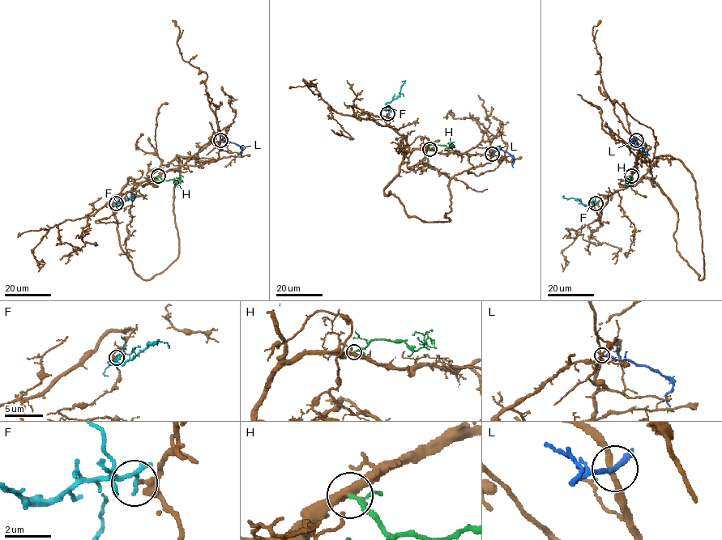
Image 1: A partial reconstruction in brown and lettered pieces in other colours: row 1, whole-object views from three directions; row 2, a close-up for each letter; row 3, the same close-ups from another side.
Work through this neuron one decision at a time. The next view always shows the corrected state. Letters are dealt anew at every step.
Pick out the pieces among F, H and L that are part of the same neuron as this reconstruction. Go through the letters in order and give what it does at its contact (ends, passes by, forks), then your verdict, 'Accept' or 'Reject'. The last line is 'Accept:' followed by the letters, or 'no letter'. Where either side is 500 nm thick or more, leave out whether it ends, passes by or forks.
F: It passes by. Reject
H: It passes by. Accept
L: It ends there. Reject
Accept: H

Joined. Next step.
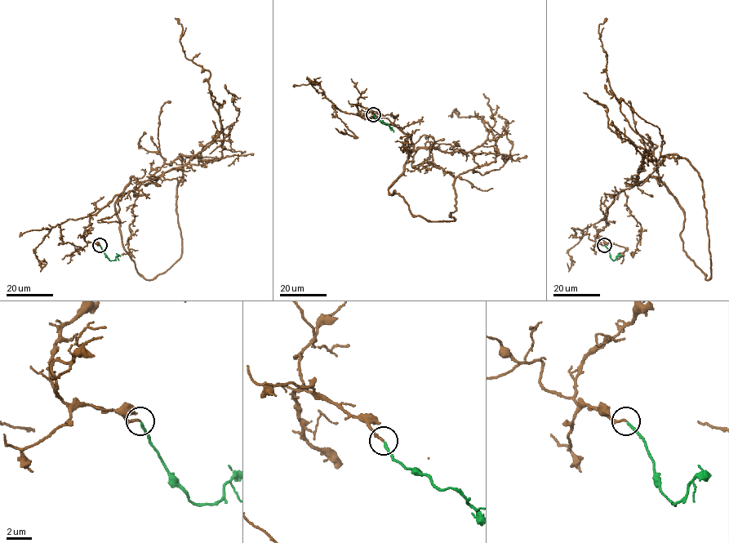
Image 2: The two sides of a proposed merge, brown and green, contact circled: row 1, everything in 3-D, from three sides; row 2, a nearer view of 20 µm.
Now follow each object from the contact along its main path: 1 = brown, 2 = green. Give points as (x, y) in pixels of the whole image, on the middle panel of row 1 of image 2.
1: (373, 114), (357, 105), (414, 149), (499, 135), (495, 160), (455, 177), (427, 160), (430, 136), (411, 161)
2: (373, 114), (377, 120), (387, 124), (393, 132)

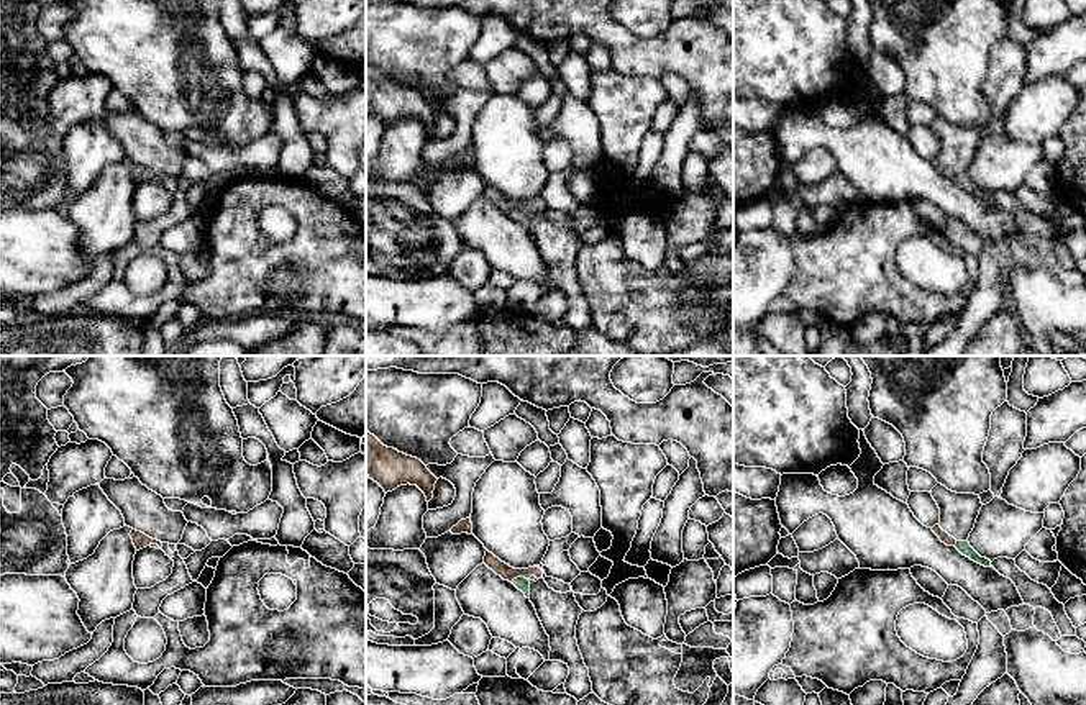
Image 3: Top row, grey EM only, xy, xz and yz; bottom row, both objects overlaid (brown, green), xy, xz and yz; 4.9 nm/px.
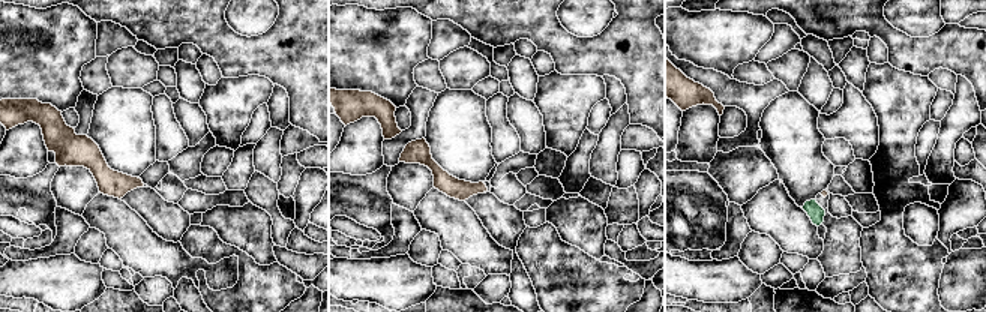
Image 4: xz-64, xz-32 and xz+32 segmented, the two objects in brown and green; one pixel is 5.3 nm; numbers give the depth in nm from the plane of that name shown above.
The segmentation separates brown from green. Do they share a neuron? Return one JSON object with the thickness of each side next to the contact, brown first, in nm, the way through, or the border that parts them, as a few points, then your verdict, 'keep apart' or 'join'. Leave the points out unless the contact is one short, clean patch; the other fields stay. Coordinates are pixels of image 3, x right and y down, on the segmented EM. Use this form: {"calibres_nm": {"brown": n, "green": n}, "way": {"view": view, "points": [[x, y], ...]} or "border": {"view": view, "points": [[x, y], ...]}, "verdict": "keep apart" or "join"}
{"calibres_nm": {"brown": 70, "green": 70}, "way": {"view": "xz", "points": [[502, 569], [519, 576], [522, 584]]}, "verdict": "join"}

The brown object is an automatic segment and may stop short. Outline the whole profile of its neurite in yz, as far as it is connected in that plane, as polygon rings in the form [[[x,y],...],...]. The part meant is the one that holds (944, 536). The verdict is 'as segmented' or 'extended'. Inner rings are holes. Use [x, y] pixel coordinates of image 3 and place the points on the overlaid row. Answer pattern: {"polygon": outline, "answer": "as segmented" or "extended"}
{"polygon": [[[935,525],[932,531],[940,538],[942,543],[947,546],[955,546],[963,556],[970,557],[971,561],[984,566],[984,567],[992,567],[991,561],[986,557],[981,557],[968,541],[956,541],[953,536],[950,536],[947,531],[940,528],[940,525]]], "answer": "extended"}

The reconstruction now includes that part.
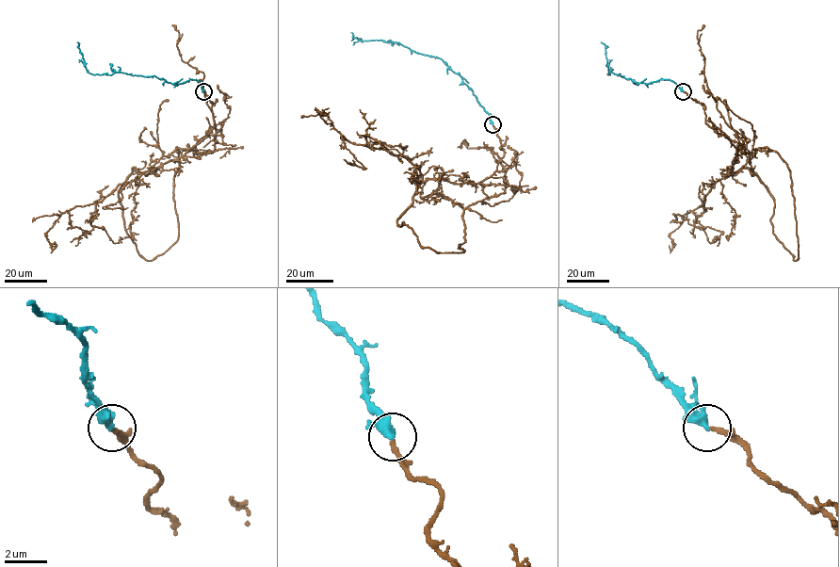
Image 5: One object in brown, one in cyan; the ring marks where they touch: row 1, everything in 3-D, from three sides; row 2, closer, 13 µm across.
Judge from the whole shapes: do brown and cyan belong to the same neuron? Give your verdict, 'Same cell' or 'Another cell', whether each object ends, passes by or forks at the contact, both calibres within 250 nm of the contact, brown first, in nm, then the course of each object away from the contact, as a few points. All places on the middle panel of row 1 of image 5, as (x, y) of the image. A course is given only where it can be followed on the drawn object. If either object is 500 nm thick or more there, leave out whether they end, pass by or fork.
Same cell. At the ring brown ends. At the ring cyan ends. Thickness 220 nm (brown) against 480 nm. Course of brown: (492, 124), (504, 156), (492, 175), (469, 184), (423, 181), (405, 158), (347, 140), (316, 109), (329, 108). Course of cyan: (492, 123), (462, 78), (441, 58), (416, 53), (398, 42), (359, 40), (352, 37), (350, 32)

